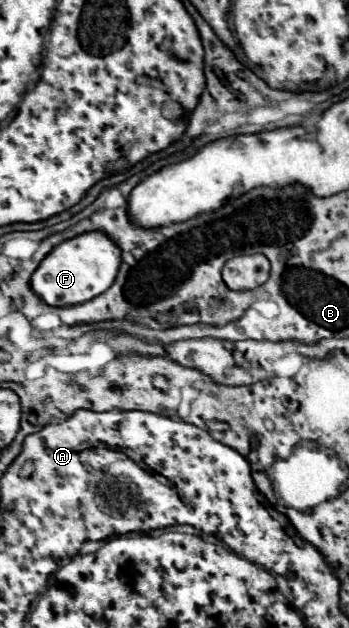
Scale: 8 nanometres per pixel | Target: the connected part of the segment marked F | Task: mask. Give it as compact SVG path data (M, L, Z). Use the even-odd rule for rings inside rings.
M99 231L83 233L79 237L63 241L41 261L41 265L31 277L31 289L33 293L37 293L37 297L41 297L41 301L53 307L81 305L101 295L113 285L119 265L121 251L107 235Z

